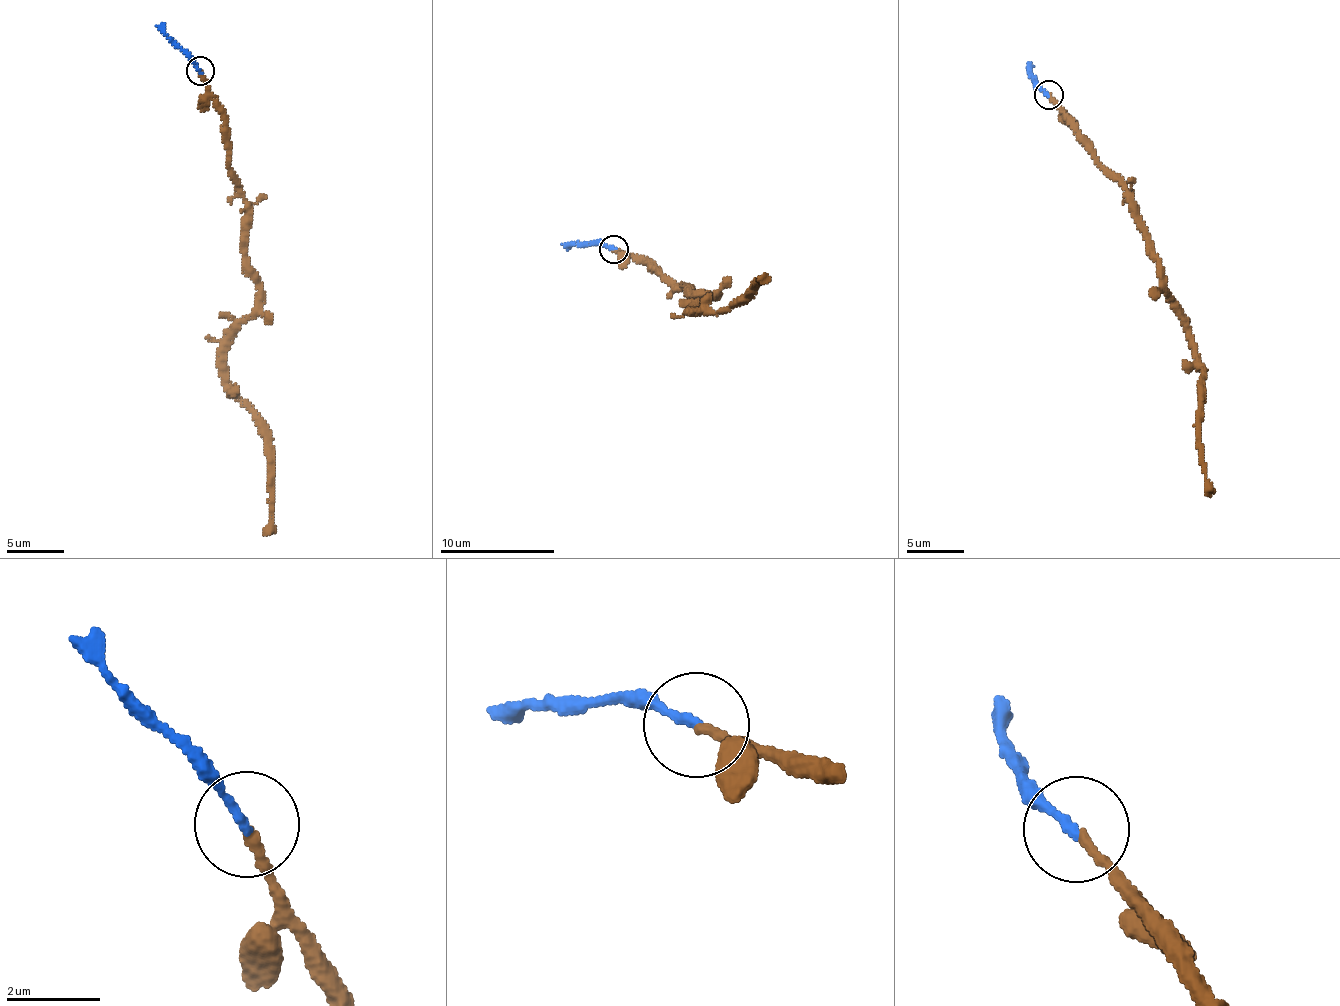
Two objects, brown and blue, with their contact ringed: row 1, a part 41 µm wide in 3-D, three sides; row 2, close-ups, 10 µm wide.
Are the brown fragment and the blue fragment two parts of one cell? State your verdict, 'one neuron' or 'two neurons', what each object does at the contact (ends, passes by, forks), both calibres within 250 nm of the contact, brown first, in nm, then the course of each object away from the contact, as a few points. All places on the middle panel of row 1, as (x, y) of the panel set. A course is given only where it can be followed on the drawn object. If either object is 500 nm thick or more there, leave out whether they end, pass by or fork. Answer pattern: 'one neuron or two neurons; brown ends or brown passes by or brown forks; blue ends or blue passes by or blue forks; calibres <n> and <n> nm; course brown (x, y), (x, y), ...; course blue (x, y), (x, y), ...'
one neuron; brown ends; blue ends; calibres 200 and 190 nm; course brown (612, 251), (649, 261), (685, 288), (716, 293), (695, 311), (714, 313), (730, 307), (759, 279); course blue (612, 248), (561, 244)

